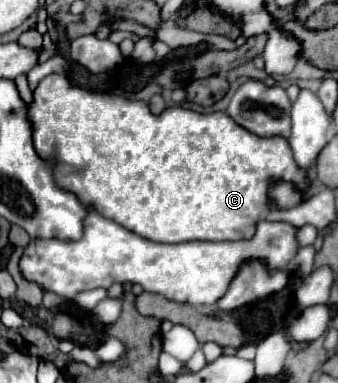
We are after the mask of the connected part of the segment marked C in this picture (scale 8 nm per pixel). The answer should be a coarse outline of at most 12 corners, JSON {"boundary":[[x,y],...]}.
{"boundary":[[32,92],[56,184],[162,244],[242,240],[284,138],[224,112]]}

